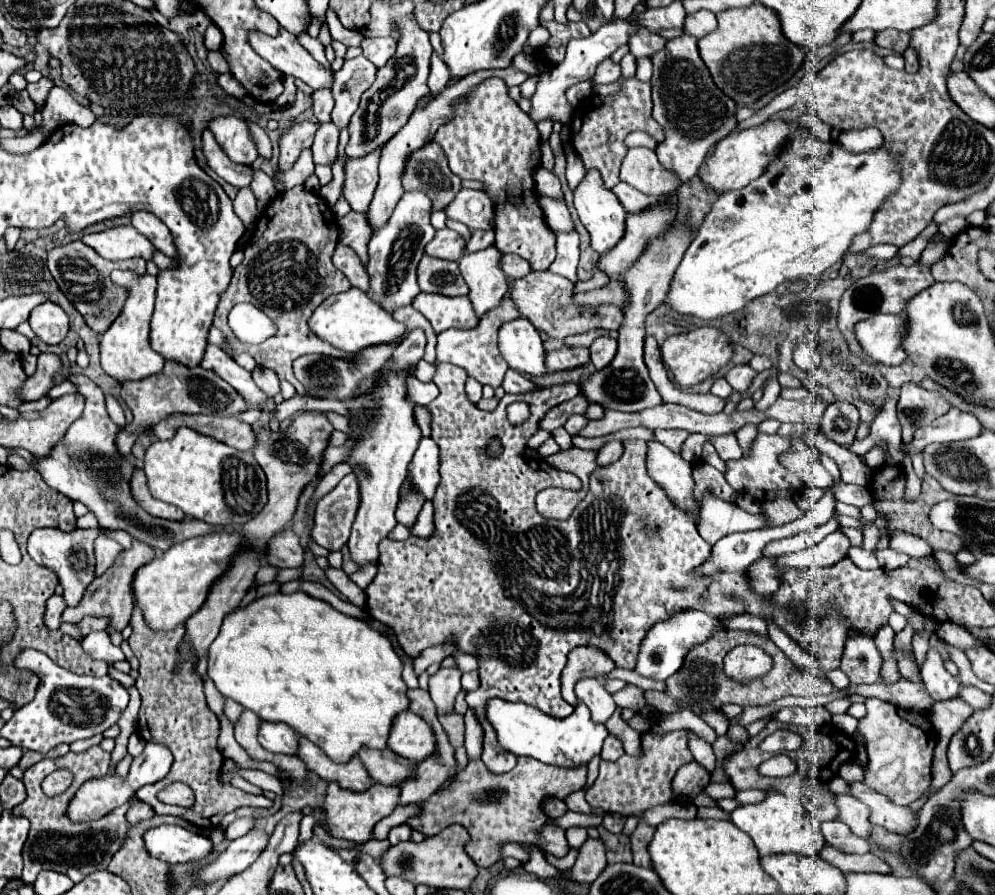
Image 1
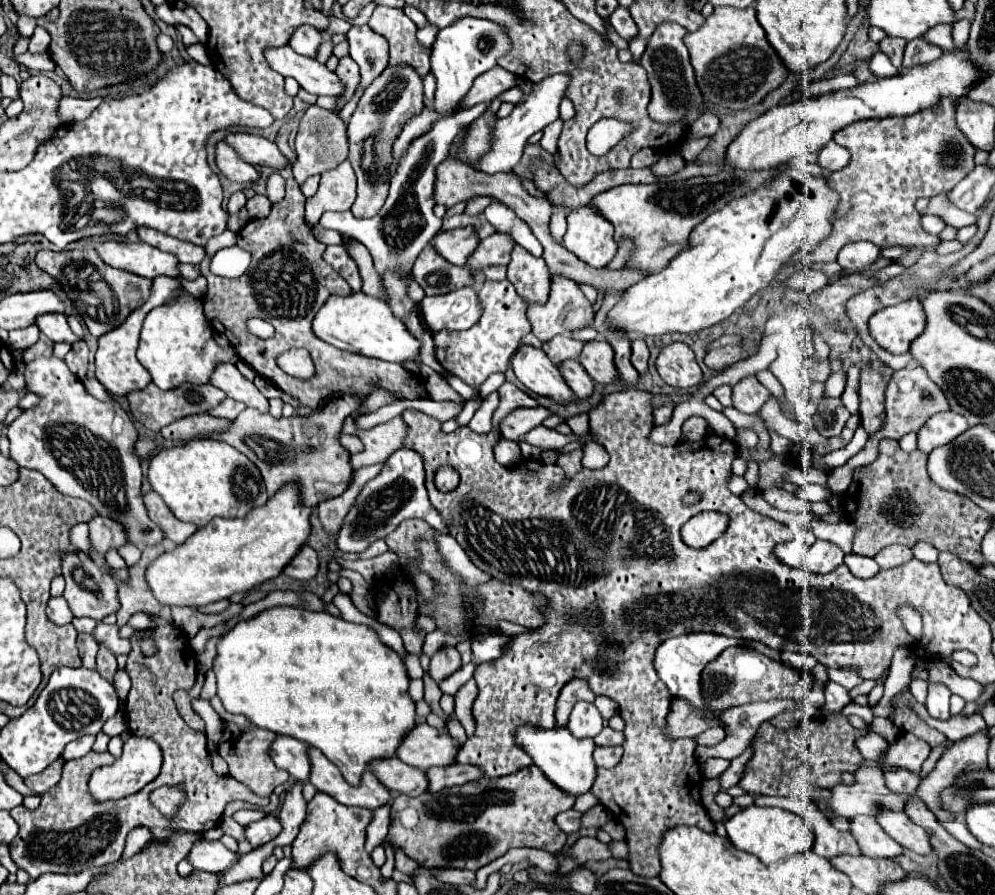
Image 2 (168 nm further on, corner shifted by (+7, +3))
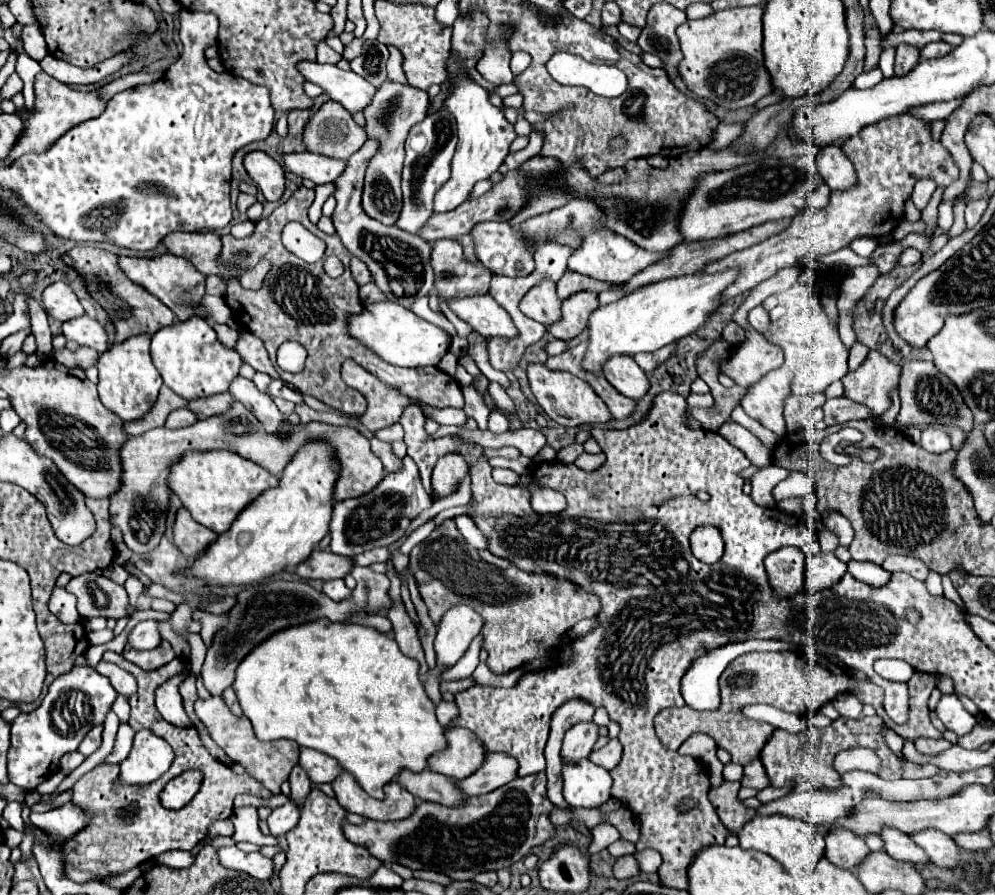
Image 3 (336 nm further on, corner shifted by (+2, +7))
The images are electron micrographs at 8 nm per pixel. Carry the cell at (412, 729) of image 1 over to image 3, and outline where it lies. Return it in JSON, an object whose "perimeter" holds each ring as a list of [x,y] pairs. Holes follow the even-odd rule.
{"perimeter":[[[447,728],[445,740],[447,748],[433,754],[427,760],[429,762],[427,768],[457,780],[473,774],[473,770],[477,770],[485,754],[485,748],[481,746],[481,742],[477,742],[477,736],[473,736],[465,728],[451,728],[451,730]]]}

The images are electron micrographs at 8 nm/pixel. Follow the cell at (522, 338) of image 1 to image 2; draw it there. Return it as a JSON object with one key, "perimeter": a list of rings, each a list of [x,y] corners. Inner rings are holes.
{"perimeter":[[[522,346],[514,358],[512,368],[516,378],[534,394],[548,396],[554,402],[572,402],[576,394],[570,390],[566,380],[560,374],[560,368],[544,354],[542,348]]]}

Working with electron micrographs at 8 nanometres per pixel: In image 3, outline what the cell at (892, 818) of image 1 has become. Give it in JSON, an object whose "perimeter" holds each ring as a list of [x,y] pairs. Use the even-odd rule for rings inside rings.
{"perimeter":[[[925,828],[919,830],[915,834],[911,834],[911,840],[921,846],[929,860],[937,866],[945,866],[945,868],[953,868],[961,862],[959,852],[957,852],[957,844],[953,842],[953,838],[949,838],[947,834],[935,830],[935,828]]]}

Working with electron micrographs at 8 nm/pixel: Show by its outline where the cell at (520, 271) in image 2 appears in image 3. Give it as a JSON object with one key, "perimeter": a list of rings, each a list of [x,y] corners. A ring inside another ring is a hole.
{"perimeter":[[[541,280],[537,286],[533,286],[519,304],[521,312],[543,326],[549,326],[549,322],[555,322],[561,316],[561,300],[555,290],[555,282]]]}

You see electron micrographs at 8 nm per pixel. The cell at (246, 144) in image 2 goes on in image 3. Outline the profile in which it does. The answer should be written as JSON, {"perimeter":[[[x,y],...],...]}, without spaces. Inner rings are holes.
{"perimeter":[[[293,152],[293,154],[279,154],[277,156],[279,164],[299,176],[299,178],[309,178],[315,184],[325,184],[325,182],[335,182],[341,170],[345,168],[345,162],[335,162],[333,158],[325,158],[313,152]]]}

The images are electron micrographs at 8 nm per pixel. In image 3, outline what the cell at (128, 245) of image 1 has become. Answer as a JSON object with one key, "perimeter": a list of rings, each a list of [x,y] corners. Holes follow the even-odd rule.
{"perimeter":[[[171,252],[153,256],[153,258],[133,258],[133,256],[117,256],[119,268],[139,286],[155,294],[165,306],[169,306],[179,320],[193,316],[189,310],[189,302],[201,302],[205,294],[205,276],[189,262],[185,256],[175,256]]]}

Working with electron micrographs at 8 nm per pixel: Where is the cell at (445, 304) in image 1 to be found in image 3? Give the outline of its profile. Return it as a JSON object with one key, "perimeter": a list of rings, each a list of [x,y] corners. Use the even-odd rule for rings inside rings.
{"perimeter":[[[489,294],[451,298],[447,300],[447,304],[463,322],[467,322],[475,332],[479,332],[485,338],[489,336],[513,338],[517,334],[509,314]]]}

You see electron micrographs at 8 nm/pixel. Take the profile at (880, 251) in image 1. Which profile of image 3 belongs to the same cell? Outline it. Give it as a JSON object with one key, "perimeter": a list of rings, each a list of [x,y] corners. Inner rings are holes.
{"perimeter":[[[867,236],[865,238],[857,238],[857,240],[851,242],[851,250],[857,252],[859,256],[871,256],[877,246],[879,246],[877,238],[867,238]]]}

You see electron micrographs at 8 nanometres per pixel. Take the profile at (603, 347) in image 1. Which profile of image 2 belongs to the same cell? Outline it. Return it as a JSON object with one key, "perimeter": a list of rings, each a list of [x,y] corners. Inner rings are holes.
{"perimeter":[[[604,340],[588,342],[582,350],[580,364],[594,378],[594,382],[598,382],[602,386],[614,384],[618,380],[618,370],[614,366],[614,350]]]}

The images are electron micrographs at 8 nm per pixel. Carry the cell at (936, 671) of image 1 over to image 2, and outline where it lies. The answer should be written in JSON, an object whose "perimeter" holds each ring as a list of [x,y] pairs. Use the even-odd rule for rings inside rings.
{"perimeter":[[[930,684],[926,700],[928,714],[936,720],[948,720],[950,718],[948,704],[950,704],[950,690],[944,684]]]}

